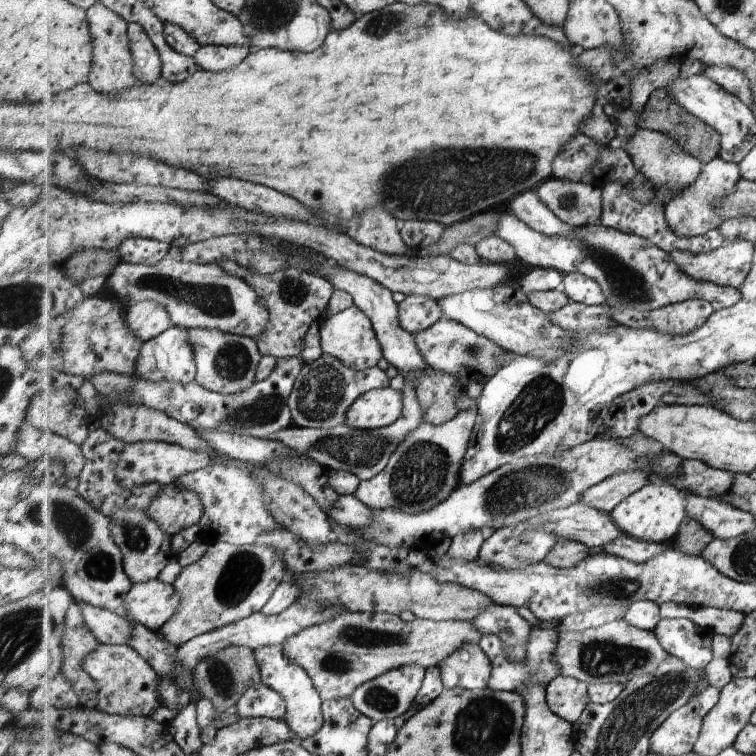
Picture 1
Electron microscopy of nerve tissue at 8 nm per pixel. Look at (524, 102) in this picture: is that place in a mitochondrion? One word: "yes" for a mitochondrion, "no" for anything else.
no

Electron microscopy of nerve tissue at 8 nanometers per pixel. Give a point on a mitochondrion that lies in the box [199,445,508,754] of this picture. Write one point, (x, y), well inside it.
(334, 662)

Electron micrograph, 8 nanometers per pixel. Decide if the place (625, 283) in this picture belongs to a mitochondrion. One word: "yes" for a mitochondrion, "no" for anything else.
yes

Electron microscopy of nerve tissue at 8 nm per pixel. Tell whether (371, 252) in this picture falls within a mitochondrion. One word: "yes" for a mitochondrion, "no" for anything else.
no

